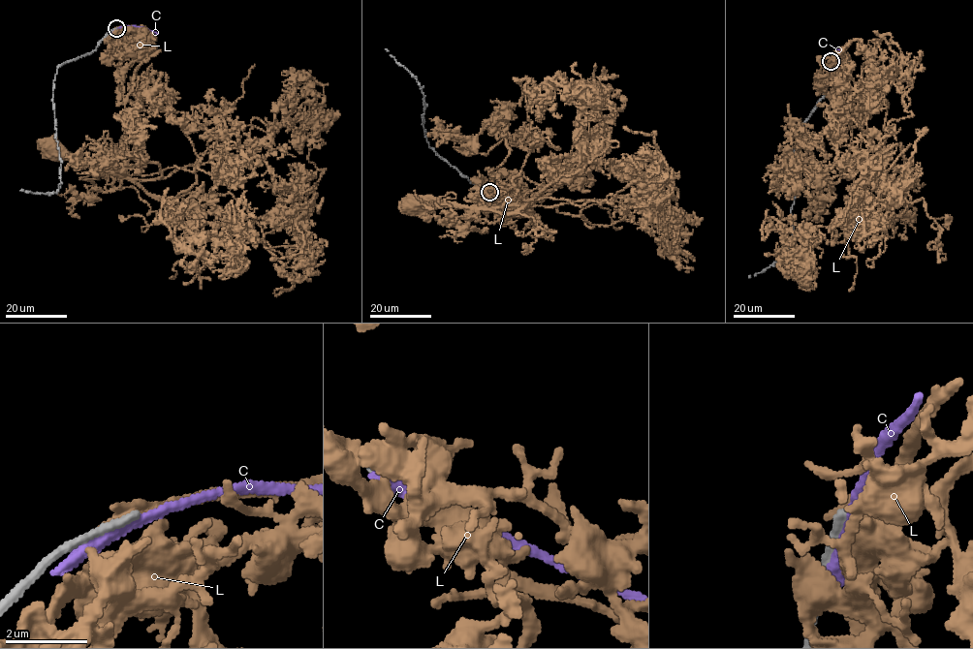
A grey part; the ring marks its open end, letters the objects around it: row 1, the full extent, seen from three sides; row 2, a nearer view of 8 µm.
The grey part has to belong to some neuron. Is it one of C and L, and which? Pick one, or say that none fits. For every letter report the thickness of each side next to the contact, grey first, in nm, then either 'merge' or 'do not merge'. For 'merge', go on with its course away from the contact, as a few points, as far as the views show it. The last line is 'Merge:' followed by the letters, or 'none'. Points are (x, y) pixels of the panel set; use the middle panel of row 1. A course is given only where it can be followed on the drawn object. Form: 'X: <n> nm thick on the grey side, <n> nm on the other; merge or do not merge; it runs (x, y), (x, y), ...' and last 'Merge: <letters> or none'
C: 280 nm thick on the grey side, 300 nm on the other; do not merge
L: 240 nm thick on the grey side, 240 nm on the other; do not merge
Merge: none

